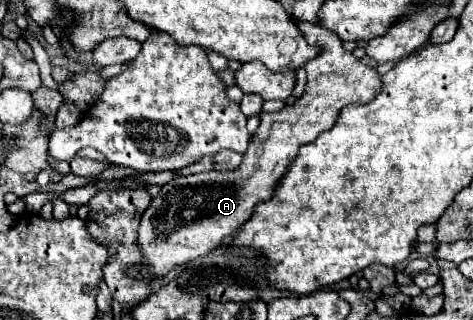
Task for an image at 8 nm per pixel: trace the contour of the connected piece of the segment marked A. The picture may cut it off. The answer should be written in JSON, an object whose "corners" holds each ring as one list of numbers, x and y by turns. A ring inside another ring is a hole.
{"corners":[[299,21,299,29,309,43,321,43,323,47,321,55,305,65,305,93,293,105,285,105,277,113,259,115,261,123,251,135,249,149,237,169,171,179,161,187,159,195,141,215,137,241,145,257,141,265,147,267,151,279,165,277,171,269,183,267,217,249,225,237,233,235,251,217,257,203,267,201,273,195,275,183,285,175,301,145,313,143,321,131,329,131,345,105,355,101,369,103,377,93,381,93,381,75,353,53,345,51,337,33,303,21]]}

